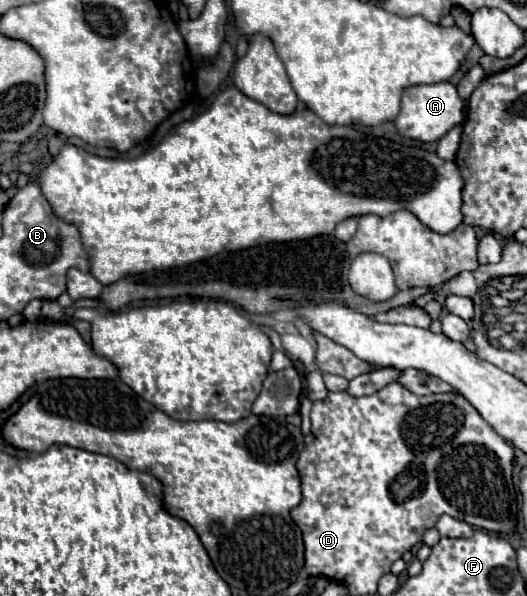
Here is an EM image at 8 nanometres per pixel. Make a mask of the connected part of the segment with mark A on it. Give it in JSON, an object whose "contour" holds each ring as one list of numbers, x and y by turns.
{"contour":[[444,81,444,83,434,83,434,85,414,85,402,93,402,107,400,107,398,117,394,119,394,127,406,139,432,143,432,141,442,139,454,125,462,123,464,119,462,109,464,109,464,101,460,99,452,83]]}

